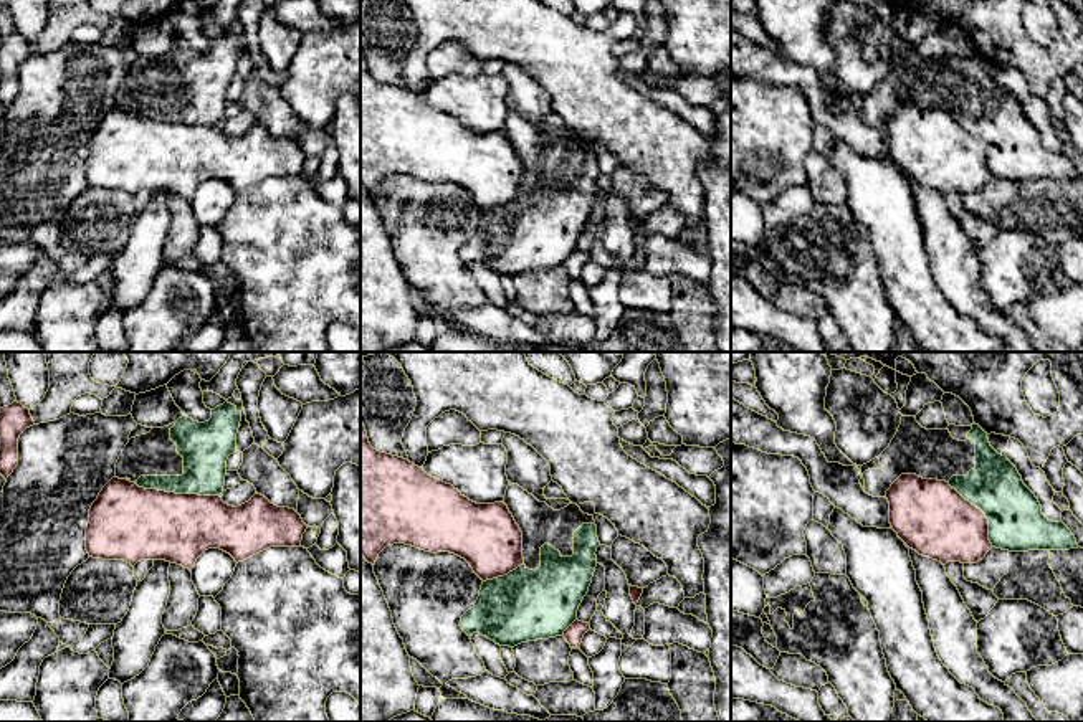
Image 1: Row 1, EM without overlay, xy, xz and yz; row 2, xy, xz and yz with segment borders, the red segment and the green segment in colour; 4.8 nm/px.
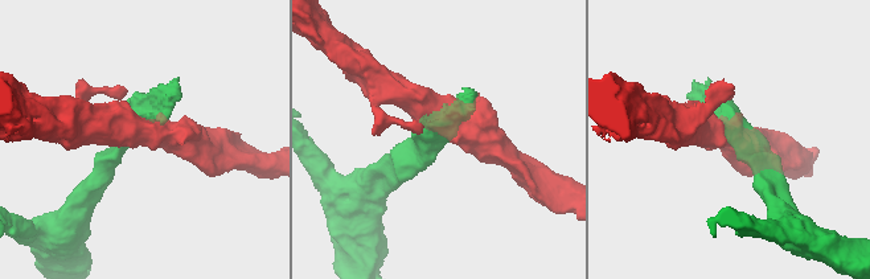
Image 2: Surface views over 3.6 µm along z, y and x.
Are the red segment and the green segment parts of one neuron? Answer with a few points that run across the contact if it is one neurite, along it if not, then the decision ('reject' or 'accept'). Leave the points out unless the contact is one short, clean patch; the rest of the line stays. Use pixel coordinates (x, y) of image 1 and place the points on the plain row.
reject

